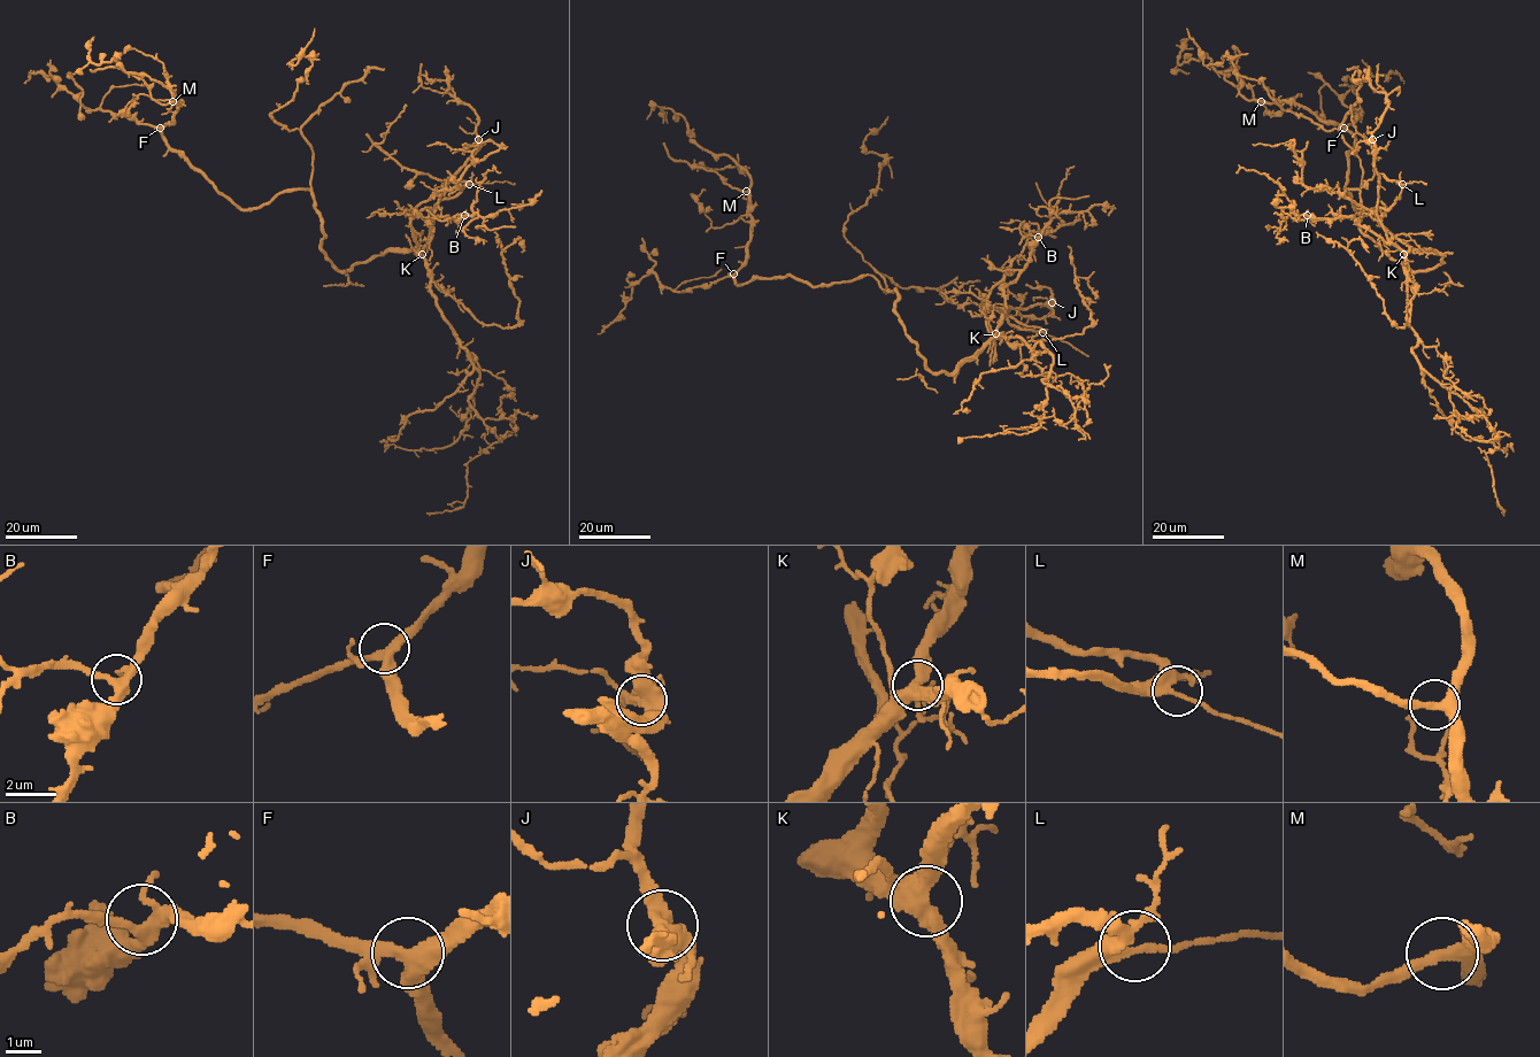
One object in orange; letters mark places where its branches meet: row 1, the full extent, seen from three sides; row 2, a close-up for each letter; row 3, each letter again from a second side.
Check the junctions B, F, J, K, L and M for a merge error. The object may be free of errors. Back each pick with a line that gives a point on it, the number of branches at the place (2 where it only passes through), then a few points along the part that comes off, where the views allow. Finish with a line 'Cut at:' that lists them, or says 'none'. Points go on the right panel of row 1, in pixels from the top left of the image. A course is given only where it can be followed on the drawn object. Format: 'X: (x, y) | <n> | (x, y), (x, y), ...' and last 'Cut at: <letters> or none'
Cut at: none

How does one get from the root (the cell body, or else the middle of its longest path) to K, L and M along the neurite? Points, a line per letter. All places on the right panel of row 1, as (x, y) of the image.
K: (1380, 248), (1413, 271), (1434, 268), (1444, 257), (1432, 249), (1403, 254)
L: (1380, 248), (1413, 271), (1442, 262), (1442, 255), (1414, 249), (1379, 222), (1377, 209), (1392, 206), (1402, 184)
M: (1380, 248), (1361, 230), (1361, 192), (1345, 190), (1356, 209), (1346, 191), (1354, 137), (1294, 102), (1261, 101)

